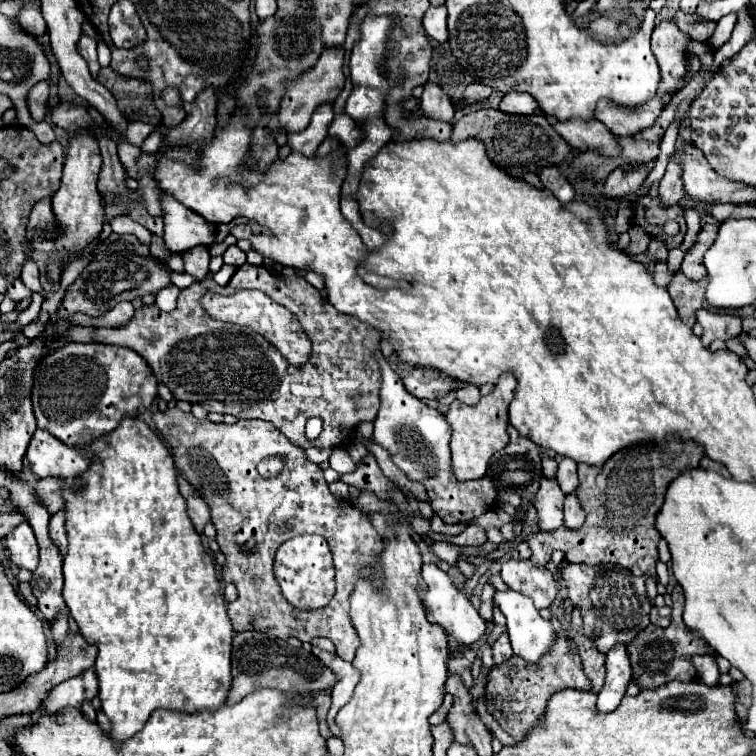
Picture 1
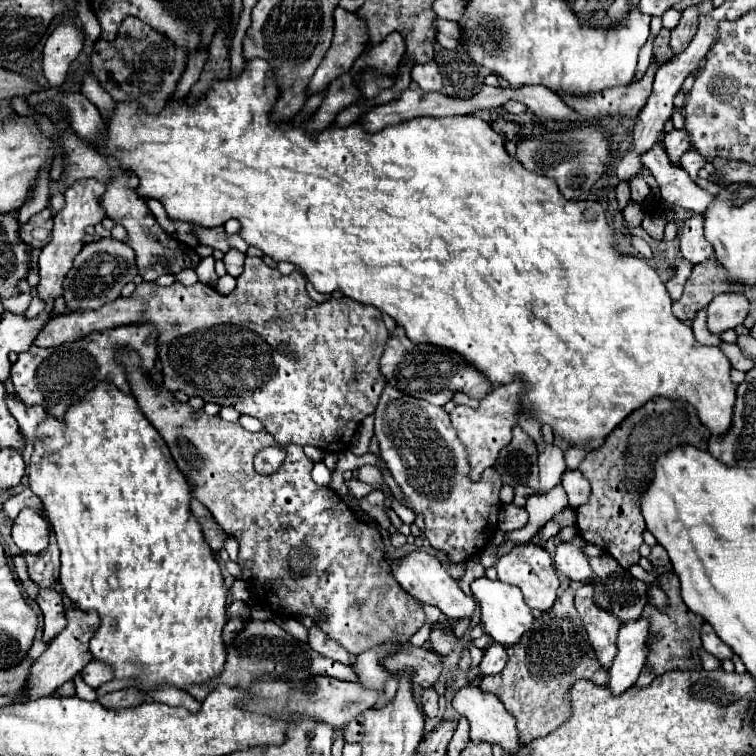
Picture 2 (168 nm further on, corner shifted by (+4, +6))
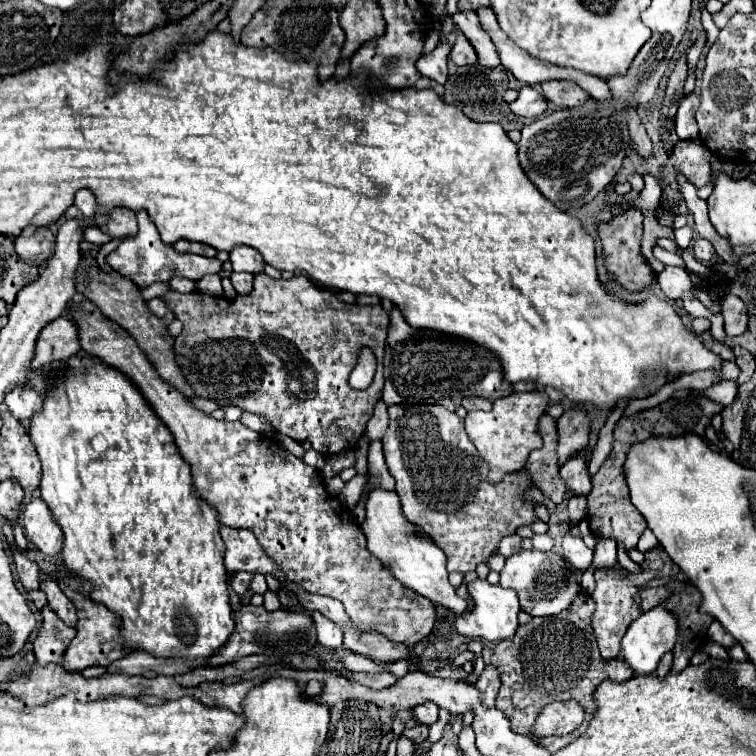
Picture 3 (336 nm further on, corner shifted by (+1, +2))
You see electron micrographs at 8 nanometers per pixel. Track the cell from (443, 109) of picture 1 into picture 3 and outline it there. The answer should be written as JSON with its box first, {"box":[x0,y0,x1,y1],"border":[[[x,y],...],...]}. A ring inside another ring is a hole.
{"box":[416,42,452,84],"border":[[[440,42],[432,52],[424,54],[424,56],[416,62],[416,68],[420,70],[420,74],[426,76],[426,78],[436,80],[436,82],[440,82],[440,84],[444,84],[446,78],[448,78],[448,68],[446,68],[446,64],[448,64],[450,48],[452,48],[452,44]]]}

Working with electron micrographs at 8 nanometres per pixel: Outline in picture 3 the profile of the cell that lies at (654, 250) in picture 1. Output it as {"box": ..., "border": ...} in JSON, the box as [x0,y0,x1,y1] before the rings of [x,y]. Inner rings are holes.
{"box":[674,226,694,250],"border":[[[684,226],[684,228],[680,228],[680,230],[674,230],[674,234],[676,234],[676,242],[678,242],[678,246],[680,246],[682,250],[692,244],[694,232],[692,232],[690,226]]]}

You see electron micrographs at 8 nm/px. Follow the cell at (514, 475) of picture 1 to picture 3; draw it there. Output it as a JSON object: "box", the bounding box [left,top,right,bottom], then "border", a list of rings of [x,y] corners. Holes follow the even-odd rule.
{"box":[526,416,566,504],"border":[[[544,416],[540,420],[540,432],[544,438],[544,446],[540,450],[530,452],[526,462],[526,472],[532,480],[540,486],[540,490],[550,498],[554,504],[566,500],[566,484],[558,474],[558,456],[556,456],[556,420],[552,416]]]}

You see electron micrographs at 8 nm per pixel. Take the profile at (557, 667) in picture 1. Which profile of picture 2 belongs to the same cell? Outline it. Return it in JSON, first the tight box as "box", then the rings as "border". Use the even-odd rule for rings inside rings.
{"box":[479,588,609,744],"border":[[[567,588],[559,600],[555,600],[553,608],[533,622],[533,628],[519,644],[507,646],[509,660],[503,672],[497,676],[485,676],[479,684],[481,692],[495,694],[505,710],[515,716],[521,744],[547,736],[557,724],[563,724],[569,718],[569,702],[565,700],[565,694],[573,682],[581,678],[599,686],[609,682],[609,674],[599,668],[595,652],[587,640],[587,632],[573,606],[573,596],[575,592]]]}

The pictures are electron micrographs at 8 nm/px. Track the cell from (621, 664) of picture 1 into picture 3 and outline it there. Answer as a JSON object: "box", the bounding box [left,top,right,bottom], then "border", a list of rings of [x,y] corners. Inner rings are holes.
{"box":[622,606,678,674],"border":[[[656,606],[648,612],[644,612],[642,616],[638,616],[630,624],[630,628],[622,640],[622,658],[634,668],[634,674],[650,674],[656,670],[660,658],[674,648],[676,636],[678,636],[678,618],[668,608]]]}

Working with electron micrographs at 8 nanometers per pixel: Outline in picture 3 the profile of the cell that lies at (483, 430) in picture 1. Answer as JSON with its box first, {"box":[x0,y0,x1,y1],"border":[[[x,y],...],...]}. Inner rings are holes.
{"box":[466,390,548,482],"border":[[[544,390],[536,392],[514,392],[510,396],[498,398],[490,412],[472,410],[466,416],[466,432],[480,456],[490,464],[490,482],[500,482],[506,474],[518,472],[524,468],[524,460],[536,448],[542,448],[542,436],[538,422],[548,406],[548,394]]]}

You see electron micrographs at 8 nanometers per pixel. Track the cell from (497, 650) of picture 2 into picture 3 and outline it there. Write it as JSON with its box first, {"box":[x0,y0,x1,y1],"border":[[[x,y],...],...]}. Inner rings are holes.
{"box":[474,664,500,708],"border":[[[488,664],[474,686],[480,690],[480,700],[484,700],[484,706],[492,708],[494,700],[496,700],[496,694],[498,694],[498,688],[500,688],[498,670]]]}

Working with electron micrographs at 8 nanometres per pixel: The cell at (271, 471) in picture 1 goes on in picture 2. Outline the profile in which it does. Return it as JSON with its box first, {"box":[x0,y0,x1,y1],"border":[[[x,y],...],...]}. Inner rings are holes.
{"box":[35,258,387,474],"border":[[[245,258],[245,270],[243,274],[237,278],[237,286],[231,294],[219,294],[213,286],[207,286],[207,284],[193,284],[193,286],[183,286],[179,282],[167,286],[167,288],[161,288],[161,286],[155,286],[153,282],[143,282],[135,288],[135,292],[129,296],[129,298],[117,298],[113,304],[105,304],[103,308],[99,310],[77,310],[77,312],[71,312],[71,314],[61,314],[57,316],[55,320],[49,320],[43,330],[39,332],[39,336],[35,338],[35,344],[41,346],[41,348],[49,348],[49,346],[57,346],[57,344],[63,344],[63,342],[71,342],[71,340],[81,340],[85,338],[87,334],[91,332],[101,332],[101,330],[109,330],[109,328],[119,328],[119,326],[131,326],[131,324],[153,324],[155,330],[159,332],[159,338],[157,338],[157,352],[159,352],[159,360],[161,360],[161,366],[163,366],[163,386],[171,392],[175,390],[181,390],[185,392],[187,396],[199,396],[203,398],[205,402],[213,402],[213,404],[219,404],[219,406],[233,406],[237,412],[241,414],[249,414],[257,420],[263,422],[263,426],[273,434],[275,438],[275,446],[269,446],[269,448],[263,448],[261,452],[257,452],[255,456],[255,468],[257,472],[261,474],[273,474],[277,472],[277,468],[281,468],[283,460],[285,460],[285,446],[287,444],[299,444],[299,446],[315,446],[315,448],[321,448],[325,452],[343,452],[349,448],[351,444],[351,438],[355,436],[357,432],[357,426],[369,416],[375,412],[375,406],[377,406],[377,400],[379,400],[379,394],[385,386],[385,378],[381,376],[381,370],[379,370],[379,358],[383,354],[383,348],[385,348],[385,342],[387,342],[387,328],[383,324],[383,318],[381,318],[381,312],[373,306],[363,306],[355,300],[349,300],[349,298],[329,298],[325,304],[317,304],[309,298],[307,290],[305,290],[305,276],[295,270],[291,272],[289,276],[283,276],[277,268],[269,268],[261,258]]]}

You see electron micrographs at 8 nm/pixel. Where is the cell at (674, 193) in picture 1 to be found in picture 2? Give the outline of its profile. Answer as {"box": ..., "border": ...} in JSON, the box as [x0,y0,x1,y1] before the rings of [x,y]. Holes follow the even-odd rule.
{"box":[663,130,691,166],"border":[[[673,130],[671,134],[665,134],[663,144],[665,144],[665,148],[667,148],[669,160],[671,160],[673,164],[677,164],[677,166],[679,166],[679,162],[681,162],[681,156],[683,156],[683,154],[689,150],[689,146],[691,146],[689,136],[687,136],[685,130]]]}

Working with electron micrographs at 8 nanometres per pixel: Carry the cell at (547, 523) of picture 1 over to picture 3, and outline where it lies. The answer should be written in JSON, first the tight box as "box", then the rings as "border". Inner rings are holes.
{"box":[558,408,590,464],"border":[[[570,408],[558,418],[560,464],[564,464],[564,460],[568,460],[572,454],[588,446],[588,434],[590,434],[590,418],[582,408]]]}

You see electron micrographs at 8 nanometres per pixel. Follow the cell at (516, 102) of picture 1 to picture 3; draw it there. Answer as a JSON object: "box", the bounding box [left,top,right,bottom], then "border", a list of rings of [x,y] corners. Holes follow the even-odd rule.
{"box":[510,86,548,118],"border":[[[524,86],[520,90],[520,96],[516,102],[510,104],[510,110],[516,116],[526,116],[526,118],[538,118],[548,110],[548,102],[544,100],[544,96],[532,88],[532,86]]]}

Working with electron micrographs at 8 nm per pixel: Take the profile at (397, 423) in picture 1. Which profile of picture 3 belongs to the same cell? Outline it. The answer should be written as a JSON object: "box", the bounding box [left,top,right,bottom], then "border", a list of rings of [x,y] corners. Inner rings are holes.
{"box":[382,404,538,572],"border":[[[398,404],[388,408],[390,426],[382,438],[384,456],[390,474],[396,480],[396,492],[402,500],[402,512],[412,522],[418,524],[448,556],[448,572],[470,572],[478,564],[488,562],[488,558],[498,550],[498,542],[504,536],[514,534],[520,526],[530,526],[538,520],[534,508],[536,502],[526,500],[526,492],[536,486],[528,480],[528,472],[514,472],[506,475],[498,484],[488,482],[488,464],[478,456],[476,446],[470,442],[464,420],[454,412],[448,412],[438,404]]]}

